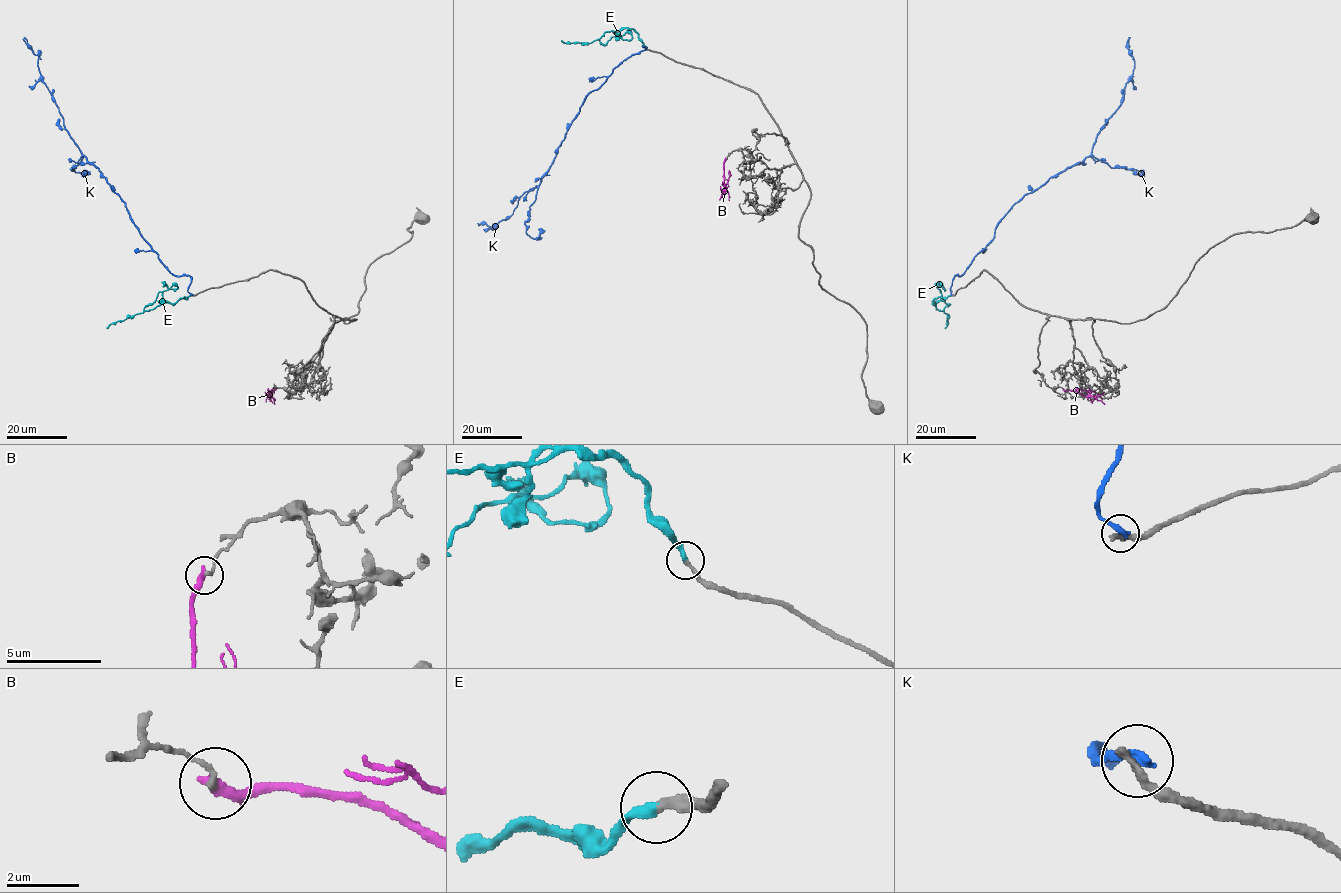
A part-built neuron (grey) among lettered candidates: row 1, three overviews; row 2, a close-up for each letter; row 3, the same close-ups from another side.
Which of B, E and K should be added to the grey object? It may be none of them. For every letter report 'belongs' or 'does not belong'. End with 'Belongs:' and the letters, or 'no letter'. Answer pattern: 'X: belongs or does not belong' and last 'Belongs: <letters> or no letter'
B: does not belong
E: belongs
K: does not belong
Belongs: E

